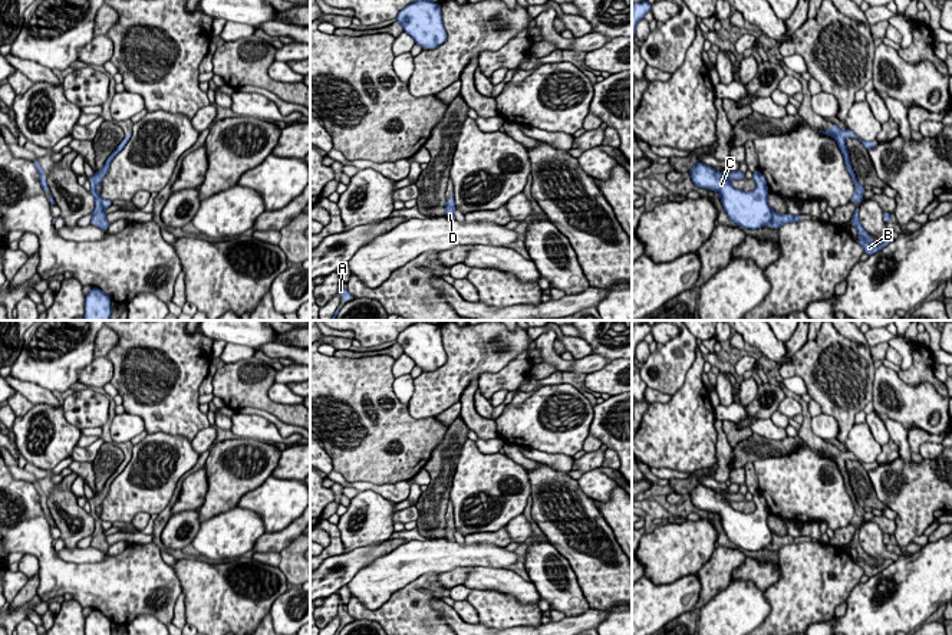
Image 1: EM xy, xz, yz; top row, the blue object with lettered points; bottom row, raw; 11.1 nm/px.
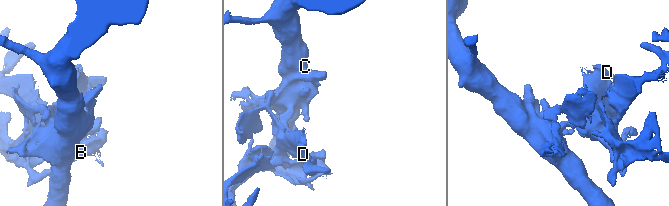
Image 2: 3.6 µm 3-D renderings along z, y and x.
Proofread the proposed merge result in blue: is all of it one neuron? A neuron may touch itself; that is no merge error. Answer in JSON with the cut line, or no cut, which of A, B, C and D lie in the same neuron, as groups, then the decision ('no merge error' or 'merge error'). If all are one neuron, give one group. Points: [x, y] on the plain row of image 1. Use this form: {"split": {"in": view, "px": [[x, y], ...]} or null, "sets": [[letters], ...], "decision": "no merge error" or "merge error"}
{"split": null, "sets": [["A", "B", "C", "D"]], "decision": "no merge error"}

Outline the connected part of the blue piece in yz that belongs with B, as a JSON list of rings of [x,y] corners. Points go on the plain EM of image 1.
[[[859,530],[854,532],[854,536],[853,536],[850,544],[851,544],[851,547],[854,547],[857,550],[857,557],[862,559],[857,563],[863,569],[863,572],[864,572],[864,575],[867,578],[872,578],[872,576],[877,575],[879,572],[882,572],[883,569],[886,569],[887,566],[890,566],[893,563],[892,559],[886,559],[880,565],[876,565],[874,566],[873,562],[872,562],[872,559],[867,556],[867,553],[860,546],[860,542],[859,542]]]

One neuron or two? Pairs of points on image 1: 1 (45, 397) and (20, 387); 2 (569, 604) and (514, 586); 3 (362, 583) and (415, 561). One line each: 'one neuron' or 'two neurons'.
1: one neuron
2: two neurons
3: one neuron

